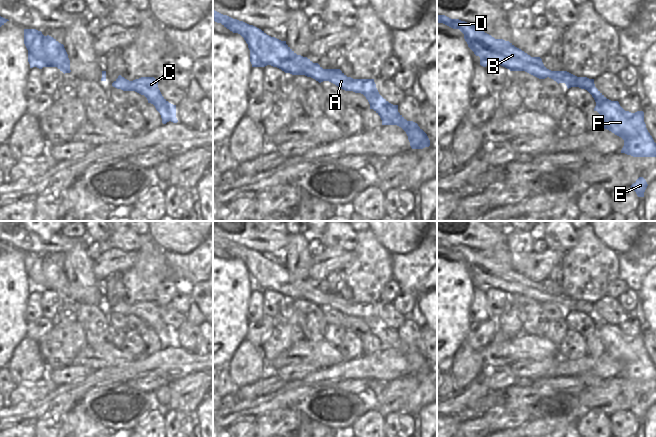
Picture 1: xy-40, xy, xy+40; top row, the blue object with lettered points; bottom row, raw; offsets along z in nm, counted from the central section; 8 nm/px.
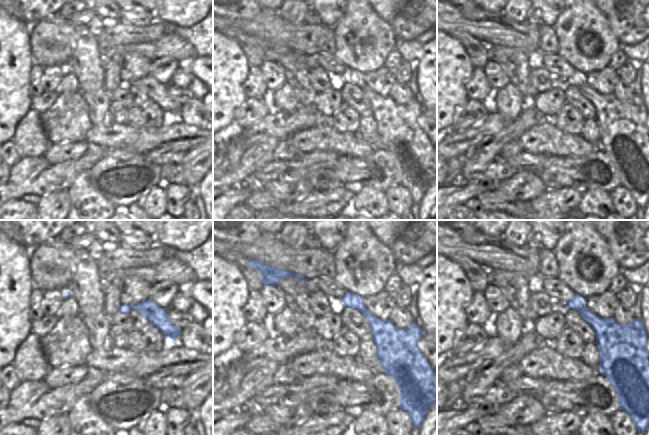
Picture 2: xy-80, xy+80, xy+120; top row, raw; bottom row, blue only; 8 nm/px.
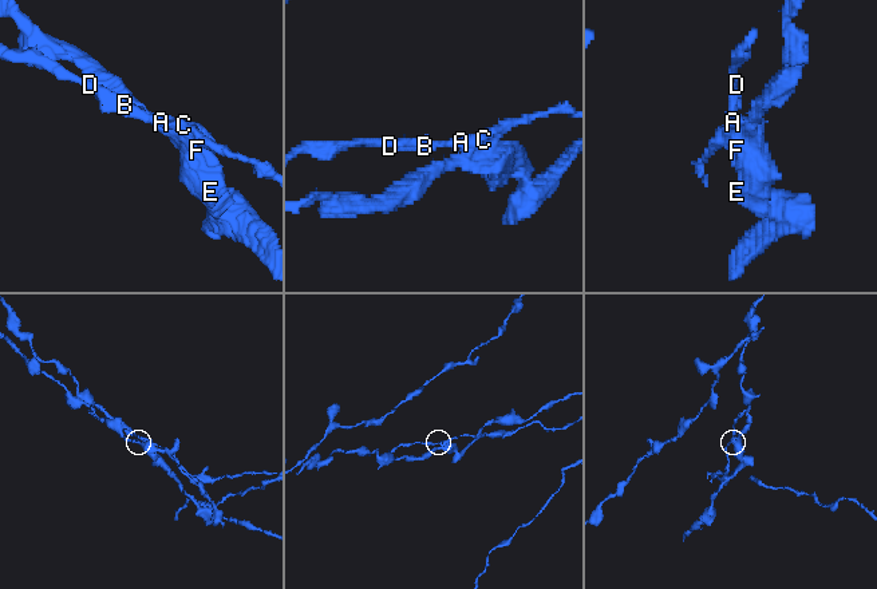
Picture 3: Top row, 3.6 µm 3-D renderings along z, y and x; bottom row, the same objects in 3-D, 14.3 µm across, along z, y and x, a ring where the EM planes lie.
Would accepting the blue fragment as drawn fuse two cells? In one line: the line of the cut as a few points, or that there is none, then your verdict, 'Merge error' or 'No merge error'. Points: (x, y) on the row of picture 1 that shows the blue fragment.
Split along xy (364, 95), (380, 96). Merge error

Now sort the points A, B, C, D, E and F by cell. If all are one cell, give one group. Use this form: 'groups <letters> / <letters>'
groups A B C D / E F

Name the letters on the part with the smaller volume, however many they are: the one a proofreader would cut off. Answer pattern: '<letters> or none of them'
A, B, C, D

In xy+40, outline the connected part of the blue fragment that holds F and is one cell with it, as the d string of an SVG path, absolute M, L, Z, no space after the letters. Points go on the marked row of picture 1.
M596 87L588 92L596 102L594 111L604 120L604 129L624 140L621 153L633 157L656 157L656 143L646 128L643 111L625 111L618 101L607 99Z

